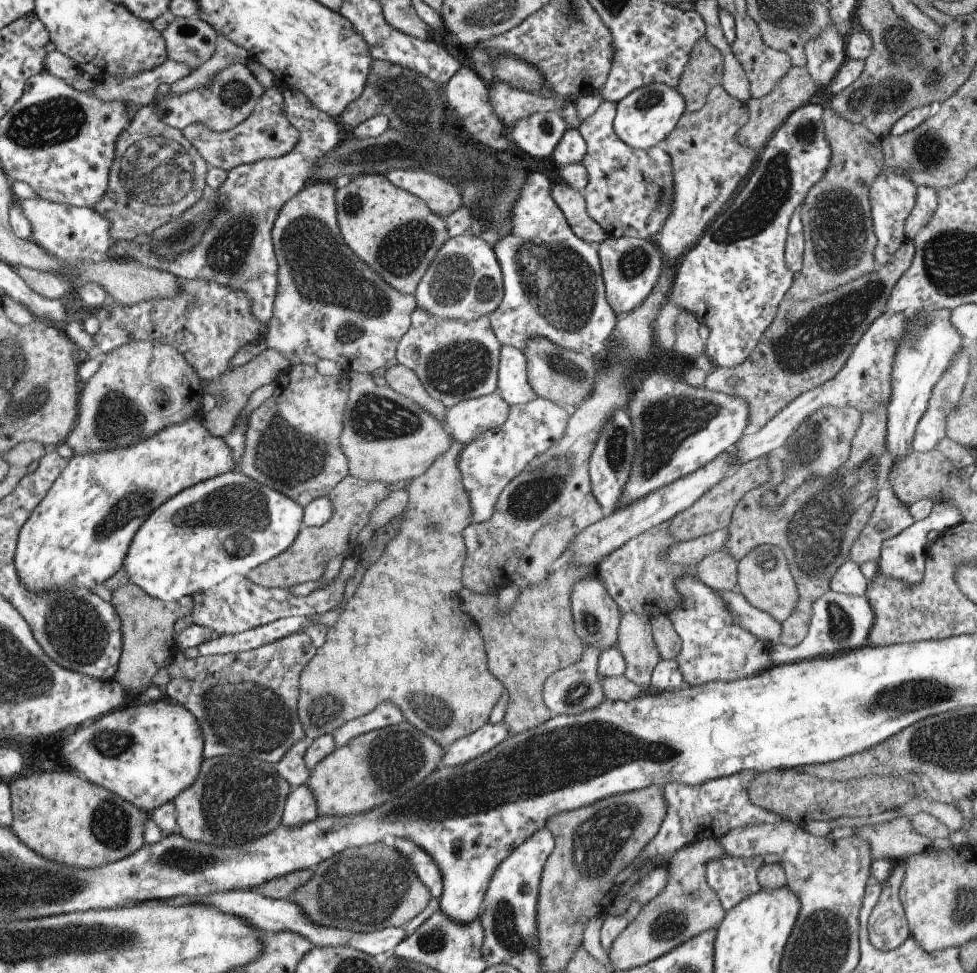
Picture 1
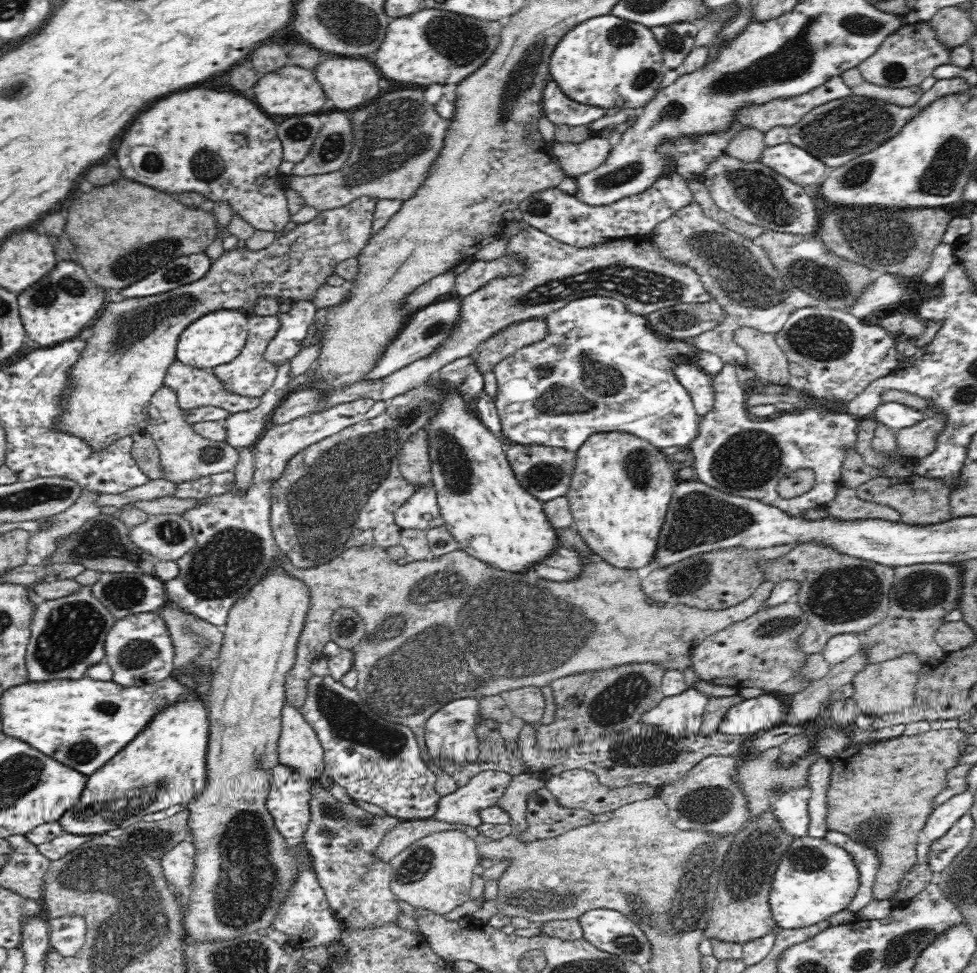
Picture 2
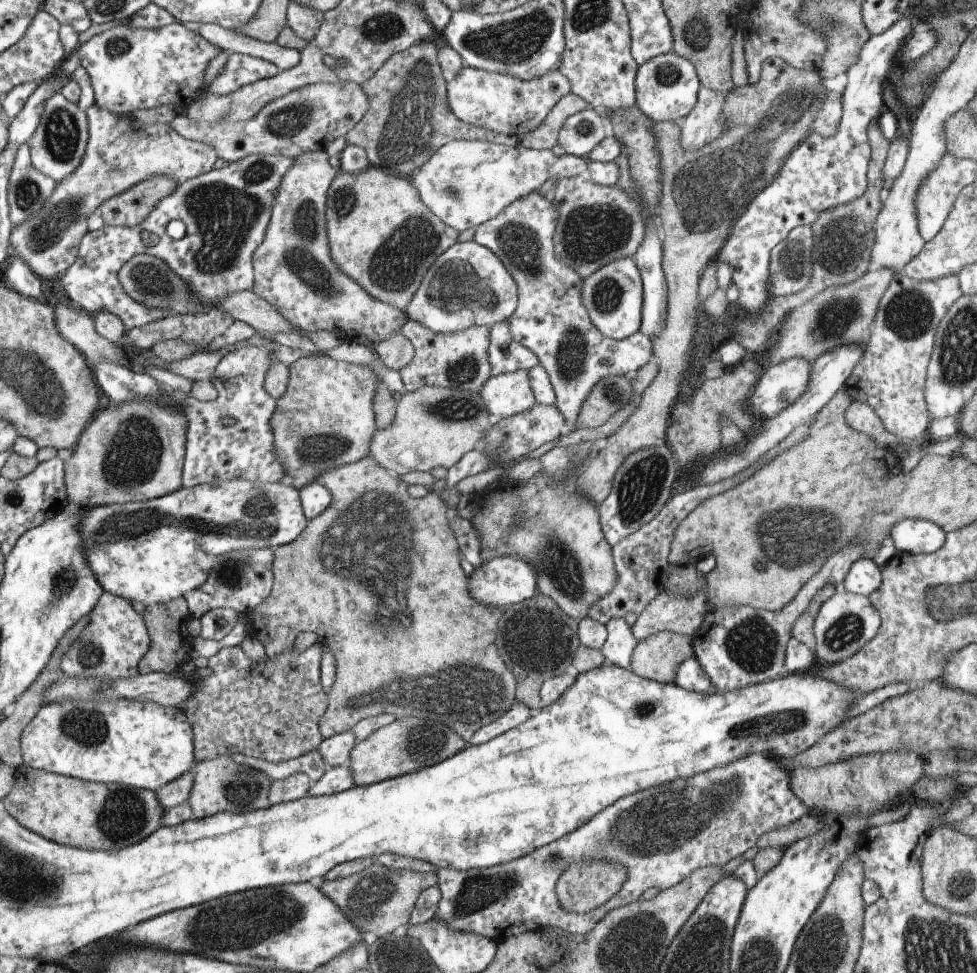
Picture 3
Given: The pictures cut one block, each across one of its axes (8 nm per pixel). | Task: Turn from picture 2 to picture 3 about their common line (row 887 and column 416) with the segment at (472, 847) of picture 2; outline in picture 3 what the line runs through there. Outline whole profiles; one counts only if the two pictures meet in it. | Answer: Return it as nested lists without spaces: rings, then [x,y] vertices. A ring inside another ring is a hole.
[[[424,386],[415,392],[408,391],[400,400],[396,401],[393,422],[388,427],[377,428],[374,432],[369,445],[368,456],[392,477],[417,471],[429,472],[436,466],[443,466],[448,469],[456,465],[456,462],[459,462],[465,454],[474,450],[480,438],[483,438],[484,434],[491,429],[493,422],[494,420],[492,420],[483,399],[478,393]]]

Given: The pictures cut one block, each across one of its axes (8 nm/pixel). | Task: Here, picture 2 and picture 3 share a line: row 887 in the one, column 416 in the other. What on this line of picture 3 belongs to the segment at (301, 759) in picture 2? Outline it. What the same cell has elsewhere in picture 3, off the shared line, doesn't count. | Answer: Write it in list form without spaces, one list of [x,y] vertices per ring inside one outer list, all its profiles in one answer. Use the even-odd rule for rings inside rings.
[[[408,320],[401,329],[401,334],[412,344],[412,347],[415,349],[415,356],[410,364],[399,371],[402,381],[406,385],[406,390],[415,392],[424,386],[434,386],[479,393],[483,385],[493,377],[488,359],[489,330],[490,328],[488,327],[484,328],[484,326],[475,325],[454,333],[436,333],[418,322]]]

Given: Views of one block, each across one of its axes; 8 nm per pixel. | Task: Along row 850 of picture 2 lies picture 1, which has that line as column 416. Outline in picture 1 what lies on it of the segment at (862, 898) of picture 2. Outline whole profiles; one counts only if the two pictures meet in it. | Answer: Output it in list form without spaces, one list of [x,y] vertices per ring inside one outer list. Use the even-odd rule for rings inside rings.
[[[392,839],[389,843],[408,858],[418,878],[430,889],[431,896],[439,900],[443,891],[443,876],[432,858],[408,839]]]

